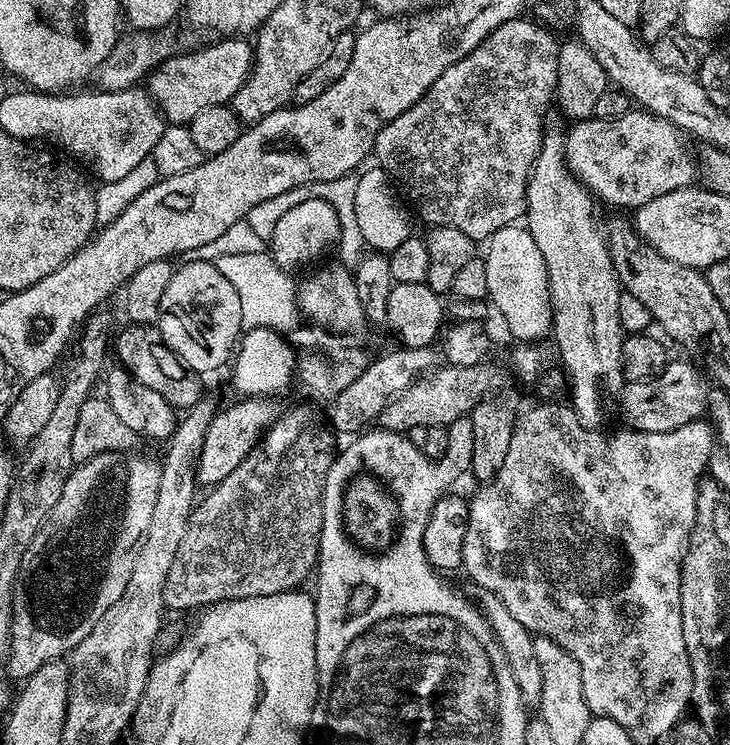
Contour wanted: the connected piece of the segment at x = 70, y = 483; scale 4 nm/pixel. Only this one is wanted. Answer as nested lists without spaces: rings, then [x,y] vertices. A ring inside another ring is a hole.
[[[103,455],[77,463],[62,486],[62,498],[54,502],[44,525],[34,534],[22,566],[16,572],[16,585],[12,591],[12,645],[8,651],[6,671],[13,681],[23,682],[33,676],[46,662],[67,657],[72,649],[94,630],[98,618],[122,598],[126,582],[134,570],[135,551],[146,530],[150,530],[150,517],[154,515],[154,502],[158,502],[160,464],[140,456],[132,476],[103,476]]]

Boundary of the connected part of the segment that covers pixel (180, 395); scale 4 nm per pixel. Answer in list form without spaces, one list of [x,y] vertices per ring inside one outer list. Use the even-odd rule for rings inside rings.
[[[129,323],[127,327],[121,332],[119,329],[114,336],[114,356],[120,359],[117,360],[119,367],[126,369],[138,382],[142,382],[142,386],[150,386],[150,390],[162,394],[162,398],[166,398],[172,408],[193,408],[202,399],[201,377],[185,368],[181,360],[169,350],[160,336],[159,327],[134,323]]]

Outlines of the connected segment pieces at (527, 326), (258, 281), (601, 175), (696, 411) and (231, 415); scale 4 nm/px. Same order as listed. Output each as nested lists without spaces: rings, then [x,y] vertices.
[[[516,222],[489,237],[486,247],[488,253],[483,253],[482,259],[489,287],[487,299],[491,307],[500,311],[513,341],[540,342],[544,335],[547,337],[552,331],[552,294],[546,262],[542,262],[542,250],[538,250],[527,227]]]
[[[271,253],[222,256],[214,263],[218,272],[229,279],[231,286],[238,293],[245,331],[270,329],[283,336],[290,345],[302,351],[298,368],[332,368],[332,351],[318,352],[317,331],[302,323],[299,304],[296,300],[298,286],[295,279],[290,278],[291,273],[287,269],[274,262]]]
[[[630,110],[622,118],[577,120],[571,127],[564,137],[564,157],[573,176],[588,187],[597,201],[635,210],[654,198],[662,198],[662,194],[670,194],[670,190],[687,188],[697,179],[698,164],[694,152],[684,145],[685,133],[651,112]]]
[[[673,359],[659,376],[625,383],[618,393],[620,412],[628,423],[625,425],[637,432],[669,432],[701,419],[708,410],[710,391],[709,381],[705,380],[694,365]]]
[[[240,398],[237,401],[237,404],[230,405],[225,412],[224,409],[217,411],[210,424],[198,465],[198,480],[201,485],[221,484],[246,459],[260,437],[278,419],[278,411],[276,412],[275,406],[272,405],[275,403],[271,399]]]

